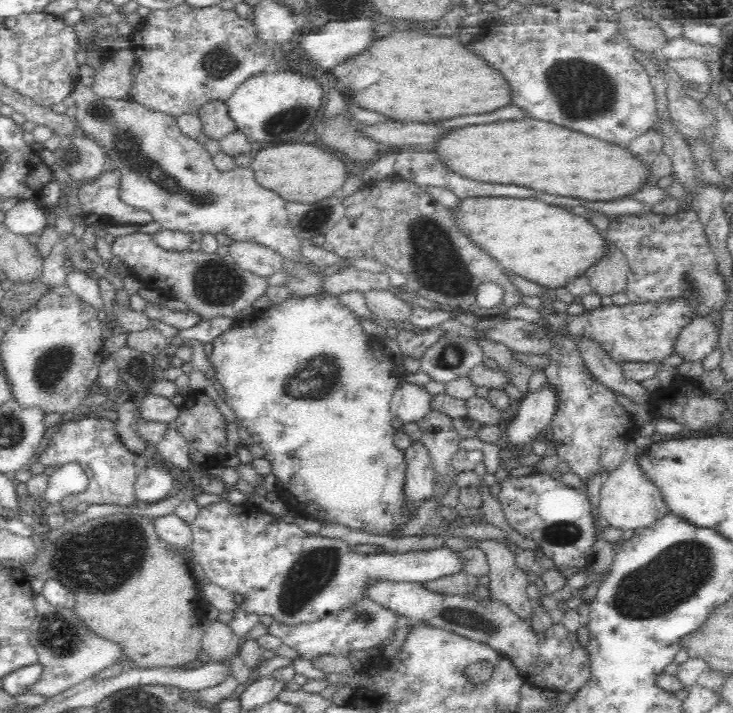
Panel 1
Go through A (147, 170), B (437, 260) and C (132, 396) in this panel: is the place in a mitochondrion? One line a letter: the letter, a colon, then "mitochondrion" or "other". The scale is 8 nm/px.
A: mitochondrion
B: mitochondrion
C: other

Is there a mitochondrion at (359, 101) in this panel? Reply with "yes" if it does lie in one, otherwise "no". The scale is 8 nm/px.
no

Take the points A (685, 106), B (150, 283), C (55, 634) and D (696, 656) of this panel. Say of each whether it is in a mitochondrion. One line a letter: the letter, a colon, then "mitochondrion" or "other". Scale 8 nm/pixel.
A: other
B: other
C: mitochondrion
D: other

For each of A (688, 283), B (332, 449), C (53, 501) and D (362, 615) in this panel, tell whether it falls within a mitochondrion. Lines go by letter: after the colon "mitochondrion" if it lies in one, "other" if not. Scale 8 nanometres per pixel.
A: mitochondrion
B: other
C: other
D: mitochondrion

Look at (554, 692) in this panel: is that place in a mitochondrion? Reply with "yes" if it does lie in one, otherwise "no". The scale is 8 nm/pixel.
no

